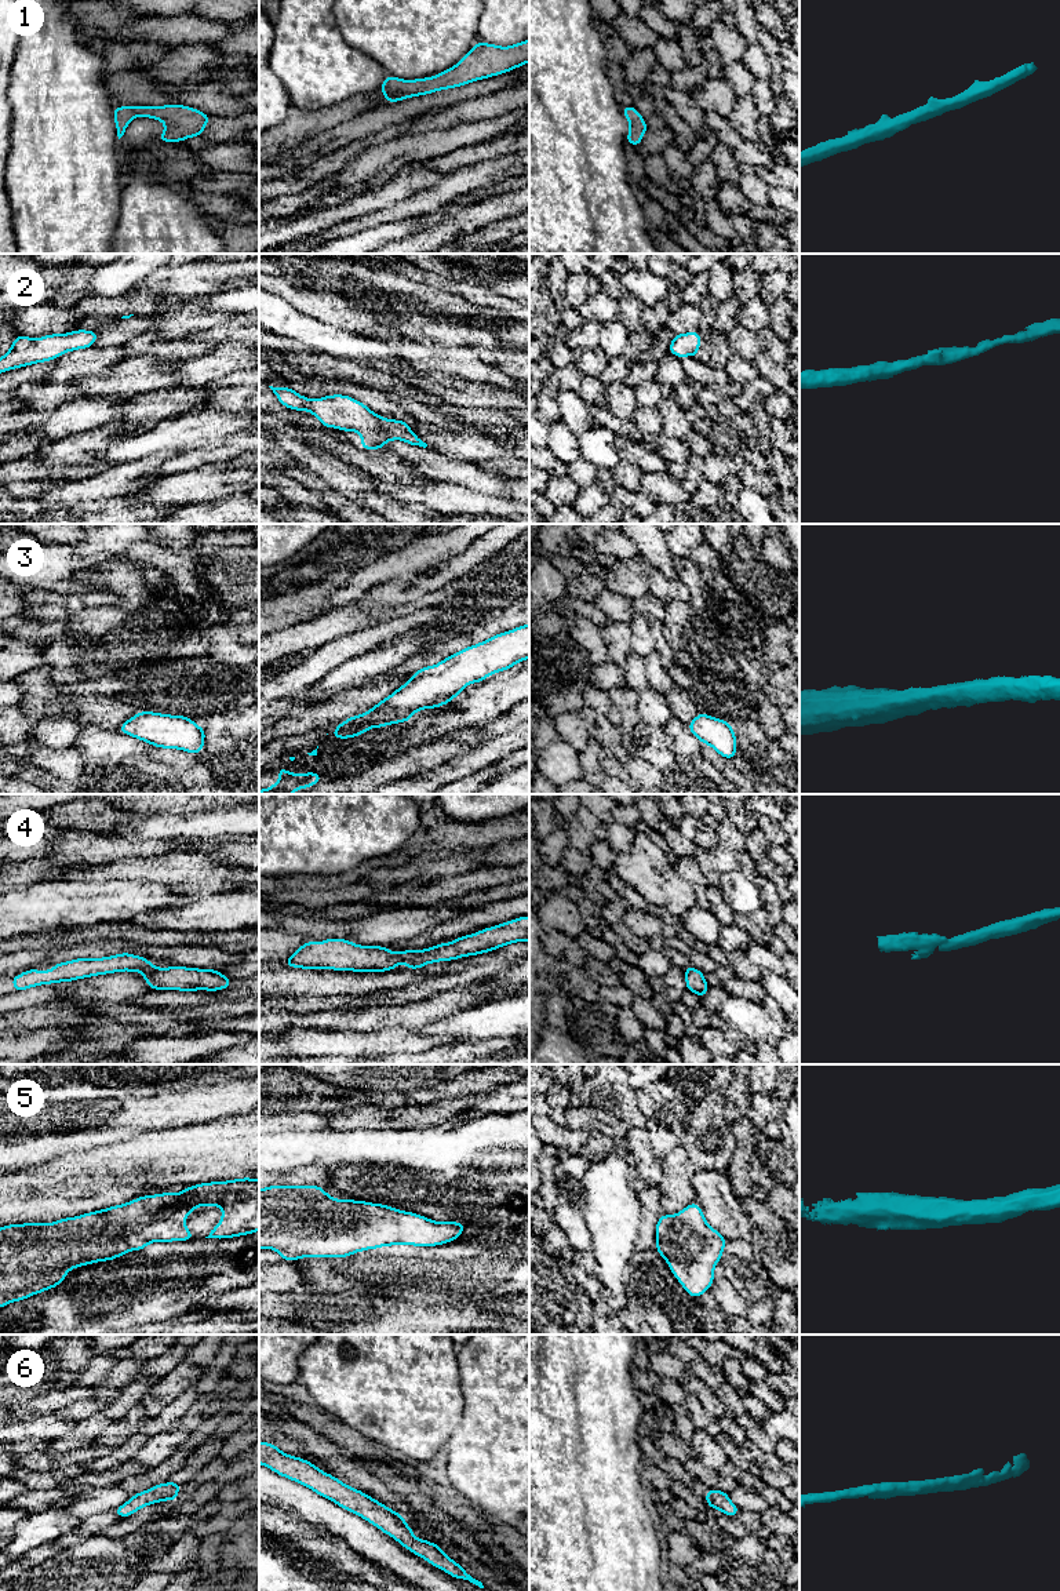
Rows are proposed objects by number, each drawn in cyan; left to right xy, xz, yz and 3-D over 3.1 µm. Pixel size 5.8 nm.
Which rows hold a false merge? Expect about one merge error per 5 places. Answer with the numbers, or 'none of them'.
none of them

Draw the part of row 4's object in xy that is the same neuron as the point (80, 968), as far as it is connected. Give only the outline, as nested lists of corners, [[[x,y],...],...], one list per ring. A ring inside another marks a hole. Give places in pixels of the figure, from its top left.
[[[120,953],[102,958],[76,958],[66,962],[54,962],[51,971],[37,971],[34,968],[12,976],[14,991],[22,991],[41,984],[73,982],[77,979],[92,977],[116,972],[142,972],[143,979],[152,990],[178,990],[178,991],[218,991],[229,989],[233,979],[216,969],[198,969],[172,965],[159,968],[149,962],[147,957]]]

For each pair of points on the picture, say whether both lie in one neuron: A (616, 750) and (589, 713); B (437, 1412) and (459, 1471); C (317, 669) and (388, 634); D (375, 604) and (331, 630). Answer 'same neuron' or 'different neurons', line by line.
A: same neuron
B: different neurons
C: same neuron
D: different neurons

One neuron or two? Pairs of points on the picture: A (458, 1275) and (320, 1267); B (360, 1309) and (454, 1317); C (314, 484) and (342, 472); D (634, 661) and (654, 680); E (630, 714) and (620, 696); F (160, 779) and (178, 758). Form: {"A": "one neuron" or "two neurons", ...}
{"A": "one neuron", "B": "one neuron", "C": "two neurons", "D": "two neurons", "E": "one neuron", "F": "two neurons"}

